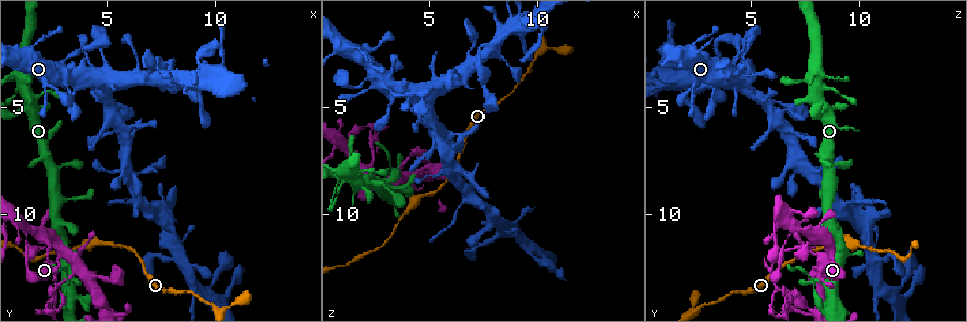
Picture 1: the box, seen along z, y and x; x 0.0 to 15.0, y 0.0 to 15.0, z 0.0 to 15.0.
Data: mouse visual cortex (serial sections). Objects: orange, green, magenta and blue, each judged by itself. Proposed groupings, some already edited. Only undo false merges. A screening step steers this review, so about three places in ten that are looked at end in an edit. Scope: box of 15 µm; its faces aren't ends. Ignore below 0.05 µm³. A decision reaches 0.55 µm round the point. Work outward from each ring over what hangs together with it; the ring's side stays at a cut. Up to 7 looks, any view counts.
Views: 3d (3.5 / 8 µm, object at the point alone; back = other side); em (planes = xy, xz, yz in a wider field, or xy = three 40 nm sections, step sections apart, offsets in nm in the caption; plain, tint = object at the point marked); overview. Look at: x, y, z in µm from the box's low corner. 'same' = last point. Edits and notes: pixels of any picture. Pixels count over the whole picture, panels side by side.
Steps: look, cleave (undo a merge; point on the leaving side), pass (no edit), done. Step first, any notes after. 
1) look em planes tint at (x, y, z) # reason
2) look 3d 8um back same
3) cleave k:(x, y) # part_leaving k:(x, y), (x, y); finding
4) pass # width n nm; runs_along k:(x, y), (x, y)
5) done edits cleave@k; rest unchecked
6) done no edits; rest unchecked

look 3d 3.5um at (3.5, 12.1, 8.3)

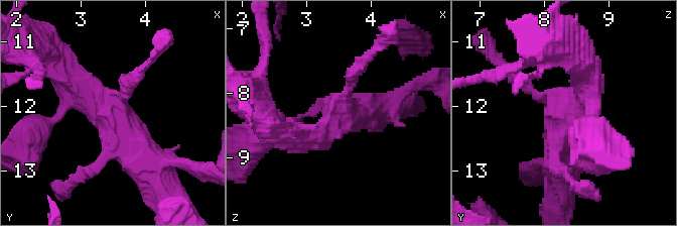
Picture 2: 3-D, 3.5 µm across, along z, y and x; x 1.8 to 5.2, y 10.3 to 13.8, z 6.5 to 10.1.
look em xy step 5 tint at (3.55, 12.10, 8.35) # now the EM

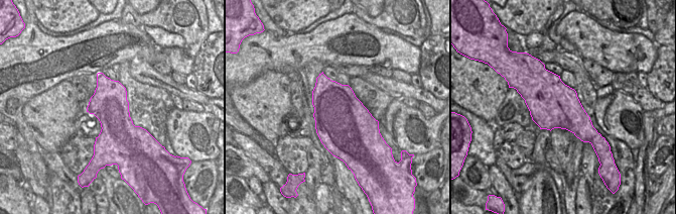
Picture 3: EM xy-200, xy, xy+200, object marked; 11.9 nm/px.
pass # runs_along 2:(68, 101), (96, 92), (151, 170); all the same cell

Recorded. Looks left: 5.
look 3d 3.5um at (2.2, 11.0, 8.0) # thin arm on a thick one

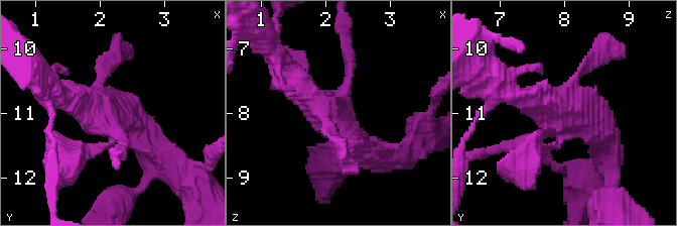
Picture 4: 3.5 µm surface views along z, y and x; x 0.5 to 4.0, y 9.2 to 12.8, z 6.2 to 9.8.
look em xy step 1 tint at (2.05, 11.05, 8.00) # need the tissue

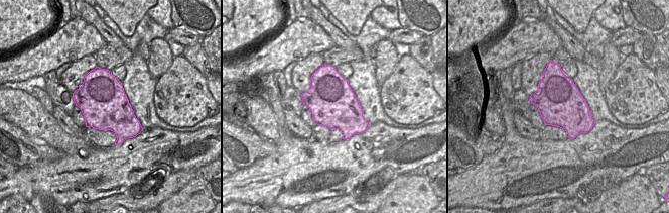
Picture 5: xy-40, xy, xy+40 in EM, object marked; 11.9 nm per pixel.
pass # runs_along 4:(368, 155), (287, 68); all the same cell

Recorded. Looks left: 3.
look 3d 3.5um at (3.2, 14.4, 8.9)

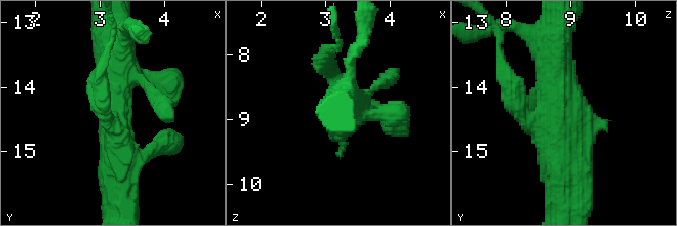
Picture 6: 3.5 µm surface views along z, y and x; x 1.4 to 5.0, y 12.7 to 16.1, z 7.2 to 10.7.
look em xy step 1 plain at (3.25, 14.35, 8.75) # need the tissue

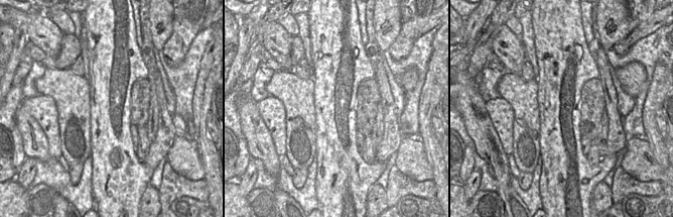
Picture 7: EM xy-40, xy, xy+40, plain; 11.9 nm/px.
look em xy step 1 tint same

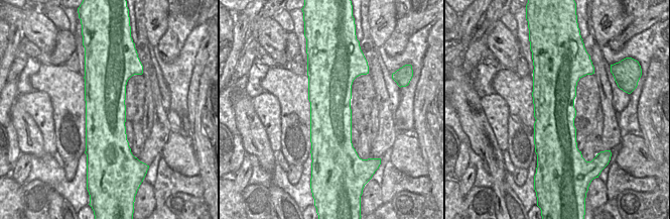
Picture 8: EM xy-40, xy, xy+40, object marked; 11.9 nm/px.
cleave 6:(508, 92) # part_leaving 6:(528, 120), (502, 71), (500, 30); two cells meet here

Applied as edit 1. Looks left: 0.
done edits cleave@6; rest unchecked

